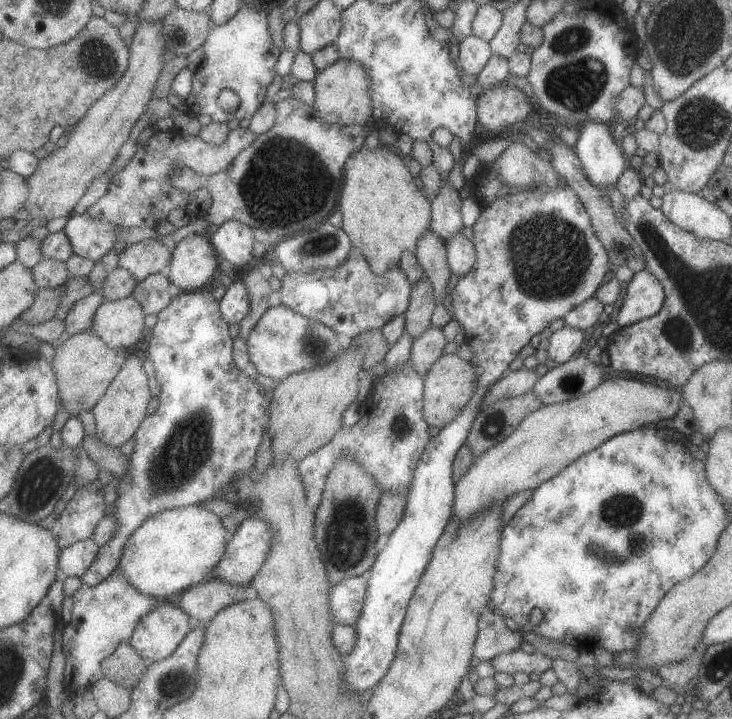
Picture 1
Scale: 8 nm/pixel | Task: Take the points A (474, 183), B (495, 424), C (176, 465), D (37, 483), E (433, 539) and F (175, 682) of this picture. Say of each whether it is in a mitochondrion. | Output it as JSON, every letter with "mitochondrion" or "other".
{"A":"other","B":"mitochondrion","C":"mitochondrion","D":"mitochondrion","E":"other","F":"mitochondrion"}

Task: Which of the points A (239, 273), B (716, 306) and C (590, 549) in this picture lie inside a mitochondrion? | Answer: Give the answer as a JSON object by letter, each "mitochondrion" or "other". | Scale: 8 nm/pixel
{"A":"other","B":"mitochondrion","C":"mitochondrion"}

